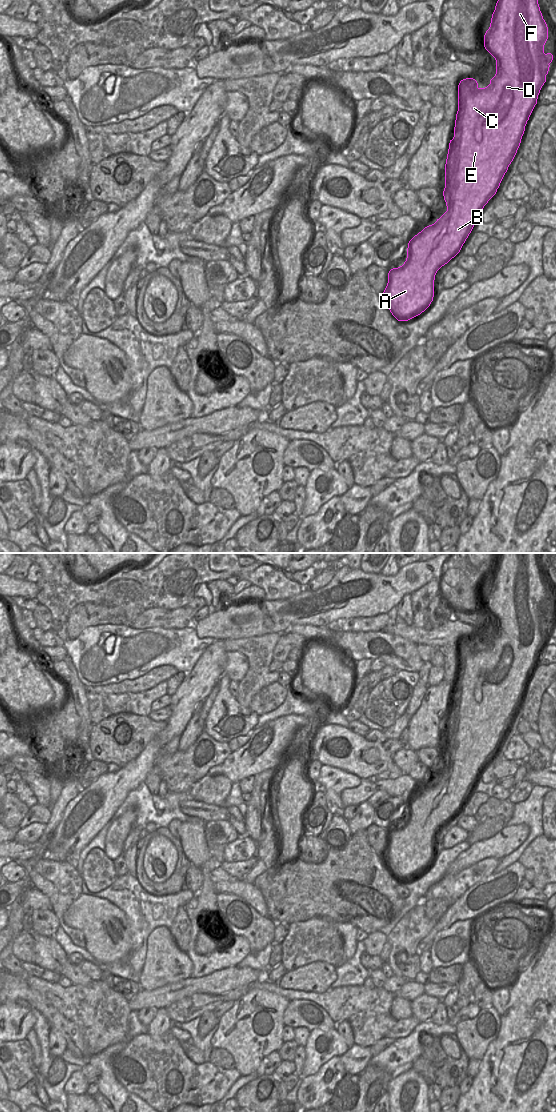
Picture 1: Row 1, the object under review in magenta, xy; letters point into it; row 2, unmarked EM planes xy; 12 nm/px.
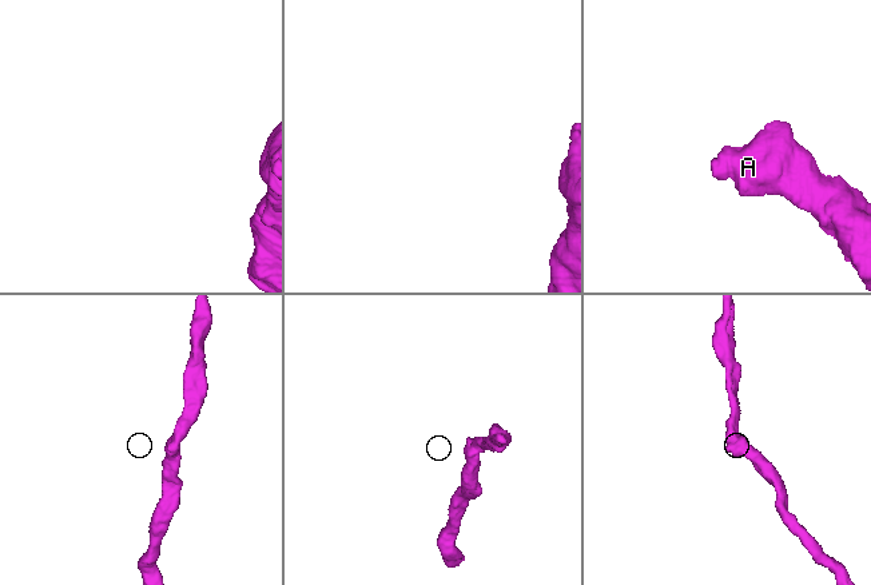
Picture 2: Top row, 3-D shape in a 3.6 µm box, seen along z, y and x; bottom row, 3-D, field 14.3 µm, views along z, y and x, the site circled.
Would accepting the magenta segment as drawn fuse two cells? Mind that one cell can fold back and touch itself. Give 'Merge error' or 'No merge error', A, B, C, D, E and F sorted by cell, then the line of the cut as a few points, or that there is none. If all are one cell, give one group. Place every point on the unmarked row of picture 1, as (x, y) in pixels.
No merge error. Groups: A B C D E F. No split

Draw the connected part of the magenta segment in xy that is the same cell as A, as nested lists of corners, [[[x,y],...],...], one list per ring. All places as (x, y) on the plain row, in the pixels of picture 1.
[[[499,553],[499,558],[492,574],[489,589],[484,595],[484,607],[496,620],[496,634],[490,640],[490,644],[485,648],[479,648],[478,643],[473,638],[466,638],[460,641],[458,645],[458,671],[456,674],[454,697],[450,700],[449,709],[445,724],[445,748],[443,751],[444,760],[446,762],[447,771],[437,781],[425,787],[421,792],[415,795],[408,803],[407,818],[404,824],[398,828],[393,828],[388,833],[388,843],[383,852],[383,862],[390,870],[392,875],[398,881],[408,881],[422,872],[424,872],[433,861],[434,857],[434,840],[437,831],[454,818],[461,810],[463,804],[471,793],[480,771],[488,763],[488,761],[496,754],[500,743],[508,730],[509,725],[513,721],[517,710],[520,706],[522,696],[525,691],[525,686],[529,677],[537,664],[538,655],[544,643],[546,642],[546,635],[548,634],[550,623],[553,620],[551,613],[544,613],[544,605],[548,599],[548,587],[543,579],[540,567],[538,564],[537,553]]]

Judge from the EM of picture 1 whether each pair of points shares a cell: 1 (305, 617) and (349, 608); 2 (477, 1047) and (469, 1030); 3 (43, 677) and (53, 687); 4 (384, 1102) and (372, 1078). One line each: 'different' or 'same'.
1: same
2: same
3: same
4: different

